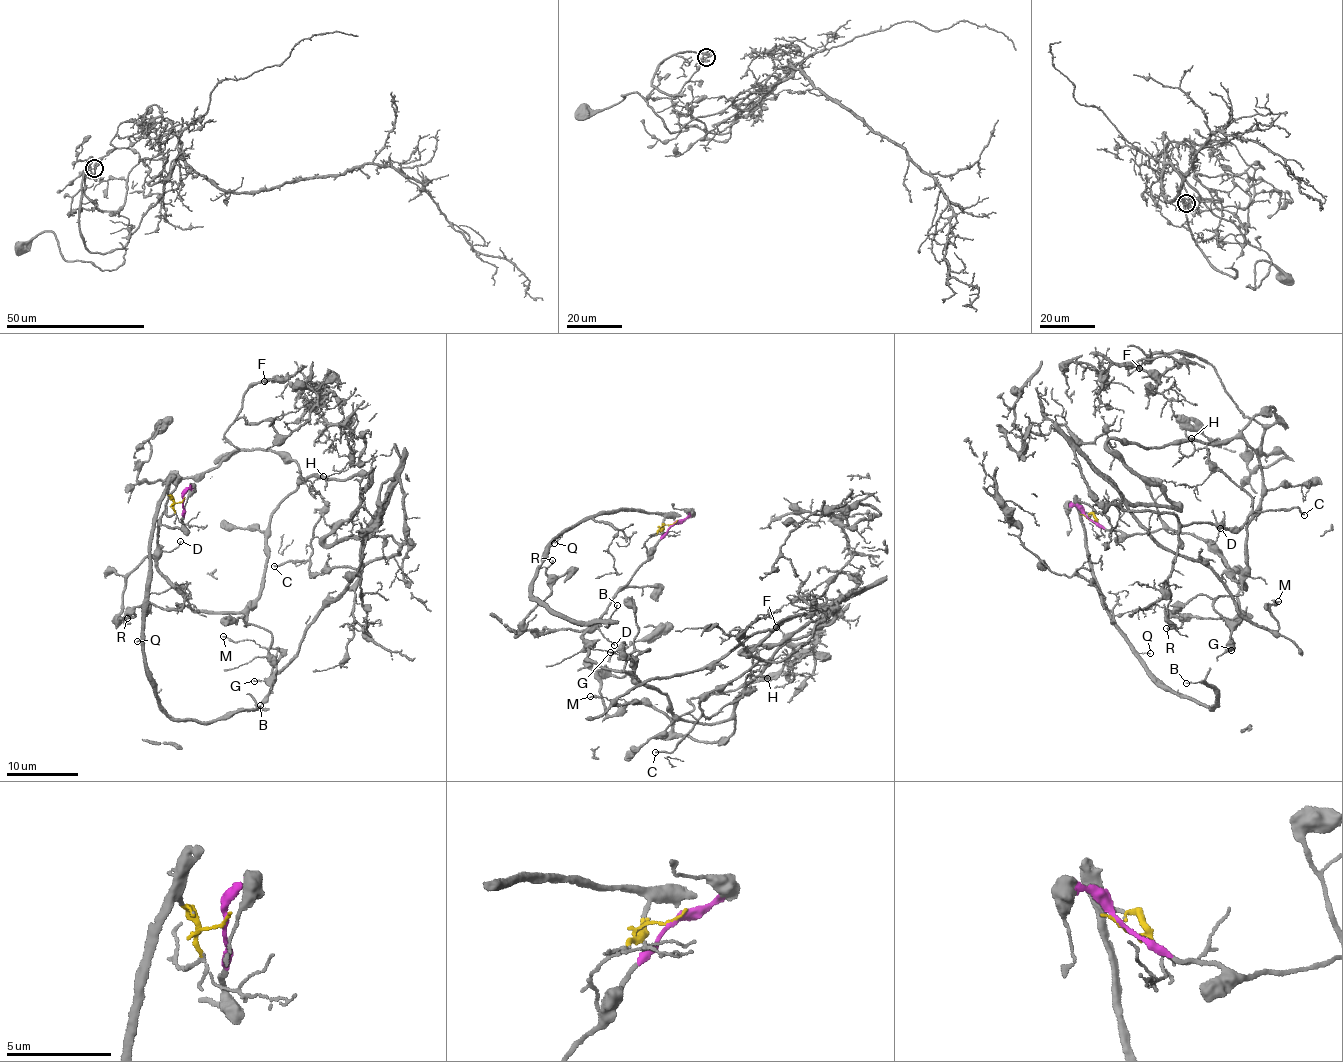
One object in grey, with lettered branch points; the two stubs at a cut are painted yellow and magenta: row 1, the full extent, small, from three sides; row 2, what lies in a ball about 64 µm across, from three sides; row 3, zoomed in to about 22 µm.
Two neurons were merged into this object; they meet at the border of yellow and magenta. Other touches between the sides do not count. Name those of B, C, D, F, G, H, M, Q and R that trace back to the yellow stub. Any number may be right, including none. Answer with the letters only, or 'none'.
B, Q

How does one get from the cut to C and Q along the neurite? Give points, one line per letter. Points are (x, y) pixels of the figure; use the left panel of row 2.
C: (182, 500), (159, 574), (194, 610), (240, 611), (270, 514), (311, 482), (311, 555), (274, 567)
Q: (182, 500), (173, 501), (167, 492), (159, 501), (143, 610), (145, 630), (141, 640), (136, 642)

